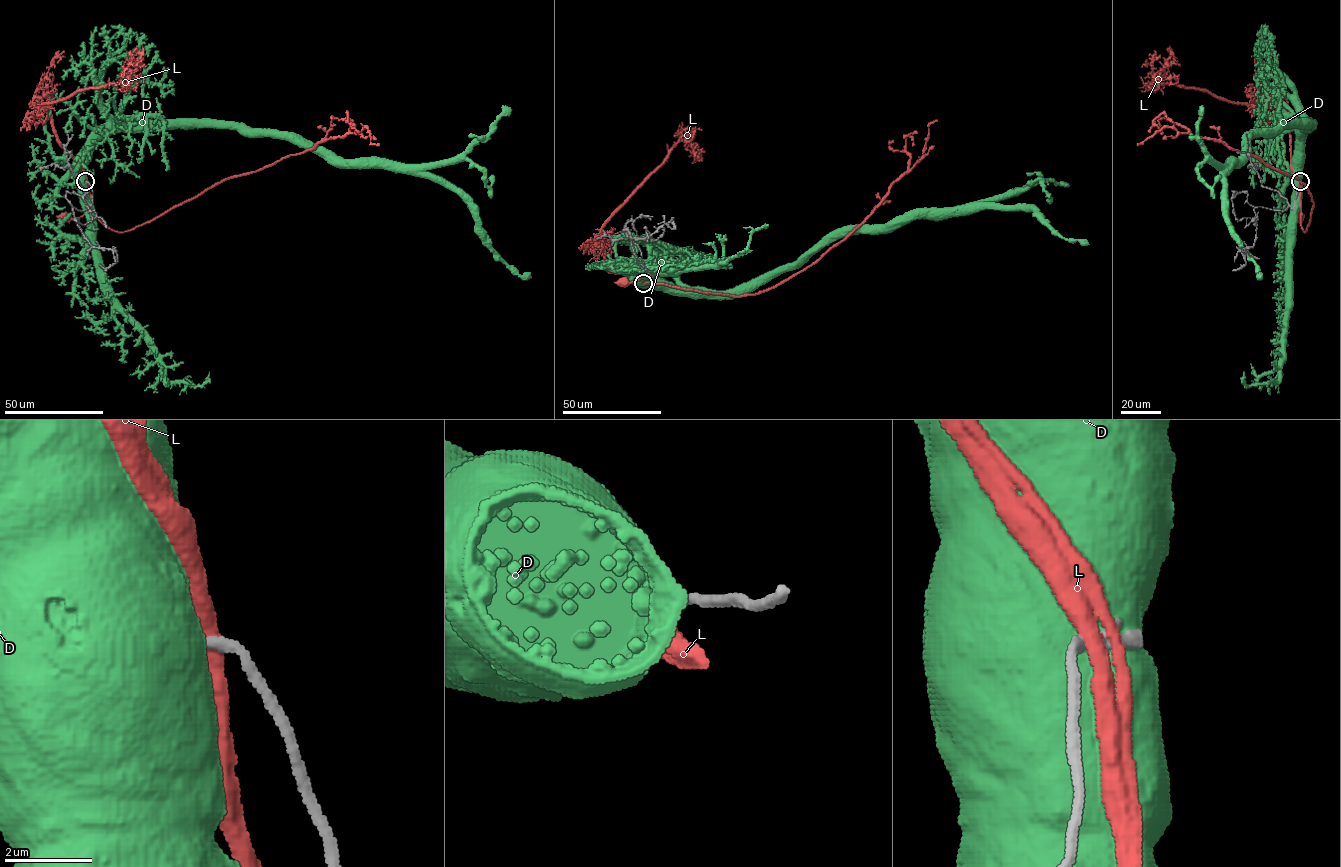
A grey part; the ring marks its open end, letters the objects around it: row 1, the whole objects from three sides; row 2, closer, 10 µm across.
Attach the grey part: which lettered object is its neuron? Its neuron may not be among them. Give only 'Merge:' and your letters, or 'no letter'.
Merge: no letter

